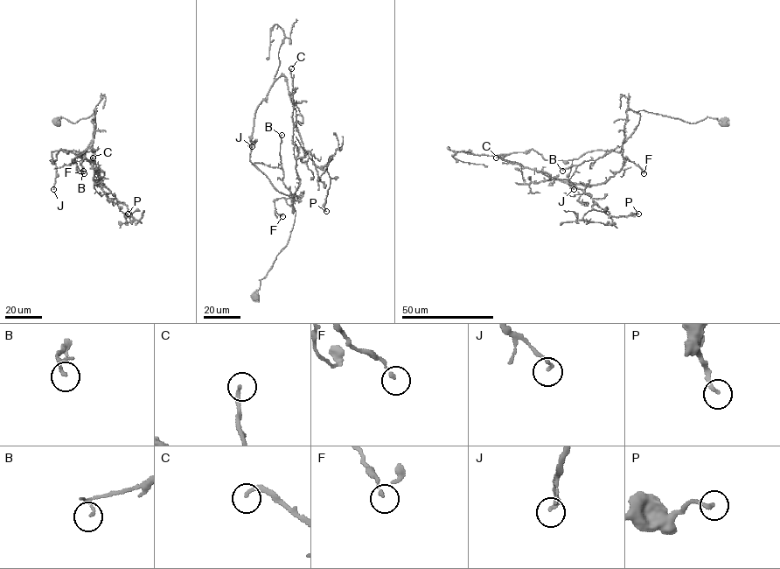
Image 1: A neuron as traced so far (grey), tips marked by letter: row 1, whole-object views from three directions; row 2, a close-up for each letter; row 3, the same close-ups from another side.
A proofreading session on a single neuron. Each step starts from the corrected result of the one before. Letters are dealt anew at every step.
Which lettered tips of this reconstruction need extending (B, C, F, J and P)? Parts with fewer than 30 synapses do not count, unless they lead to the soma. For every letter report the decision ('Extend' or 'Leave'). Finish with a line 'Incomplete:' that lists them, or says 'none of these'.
B: Leave
C: Leave
F: Leave
J: Leave
P: Leave
Incomplete: none of these

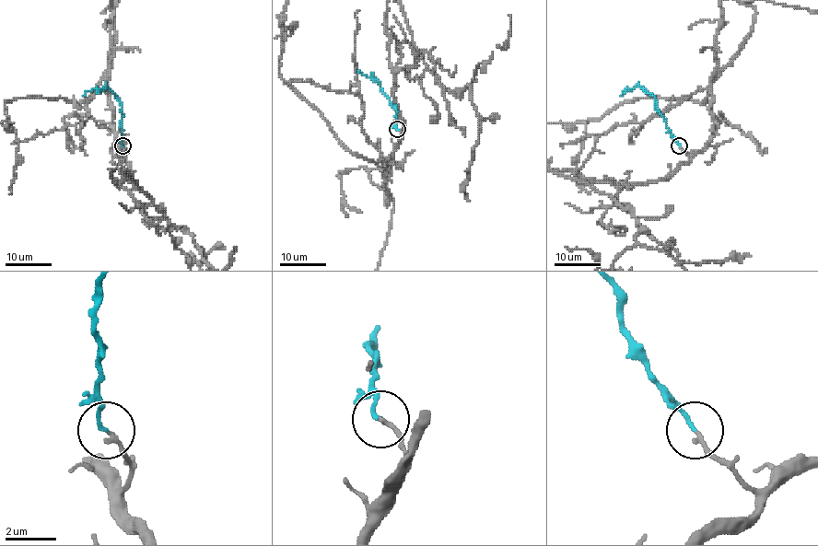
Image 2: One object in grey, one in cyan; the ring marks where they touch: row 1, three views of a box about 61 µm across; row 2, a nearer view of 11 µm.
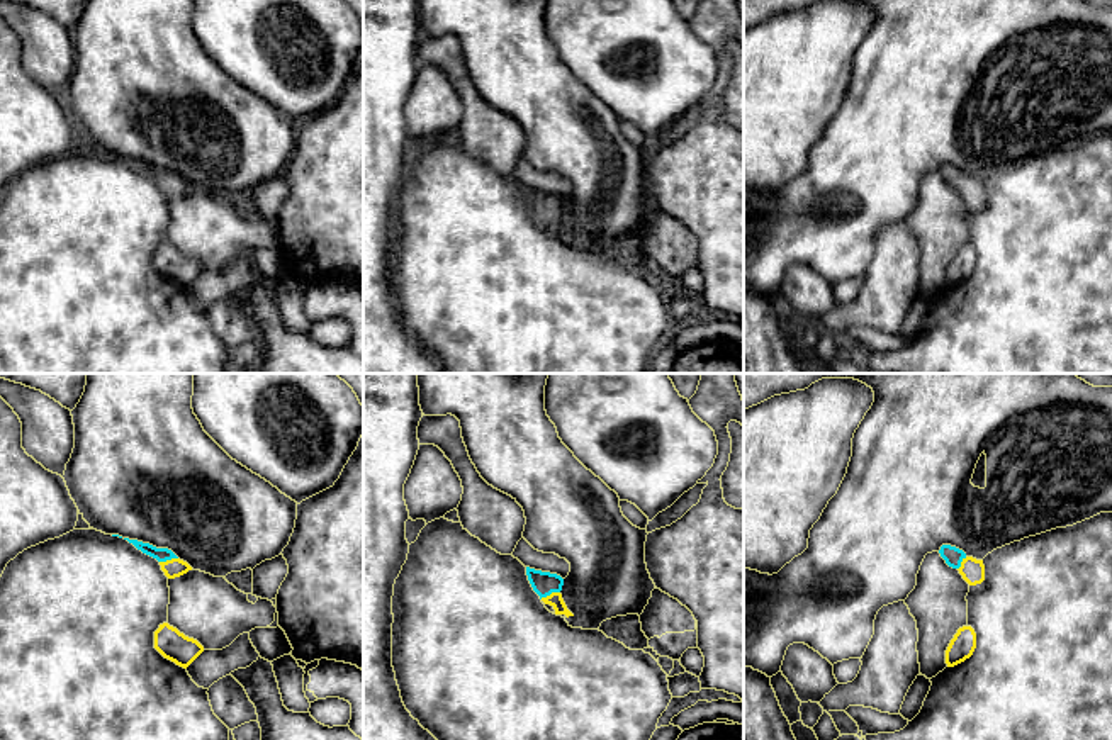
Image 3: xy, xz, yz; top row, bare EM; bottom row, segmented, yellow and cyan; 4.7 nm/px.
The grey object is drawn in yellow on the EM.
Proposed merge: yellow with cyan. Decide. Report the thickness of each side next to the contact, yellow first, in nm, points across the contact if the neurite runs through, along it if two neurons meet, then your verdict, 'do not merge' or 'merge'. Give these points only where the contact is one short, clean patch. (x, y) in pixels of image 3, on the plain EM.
70/110 nm | across xz (554, 219), (549, 216), (544, 204) | merge

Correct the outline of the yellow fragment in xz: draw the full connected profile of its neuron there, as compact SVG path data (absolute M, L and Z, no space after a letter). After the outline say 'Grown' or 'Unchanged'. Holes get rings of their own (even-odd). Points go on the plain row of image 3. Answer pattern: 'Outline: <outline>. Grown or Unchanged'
Outline: M526 187L526 195L528 195L528 200L530 200L533 210L540 216L540 219L545 224L550 224L555 229L555 234L565 234L567 238L574 236L567 229L567 226L562 219L560 210L562 210L562 205L564 205L564 199L560 195L535 190L535 188L530 188L530 187Z. Grown

